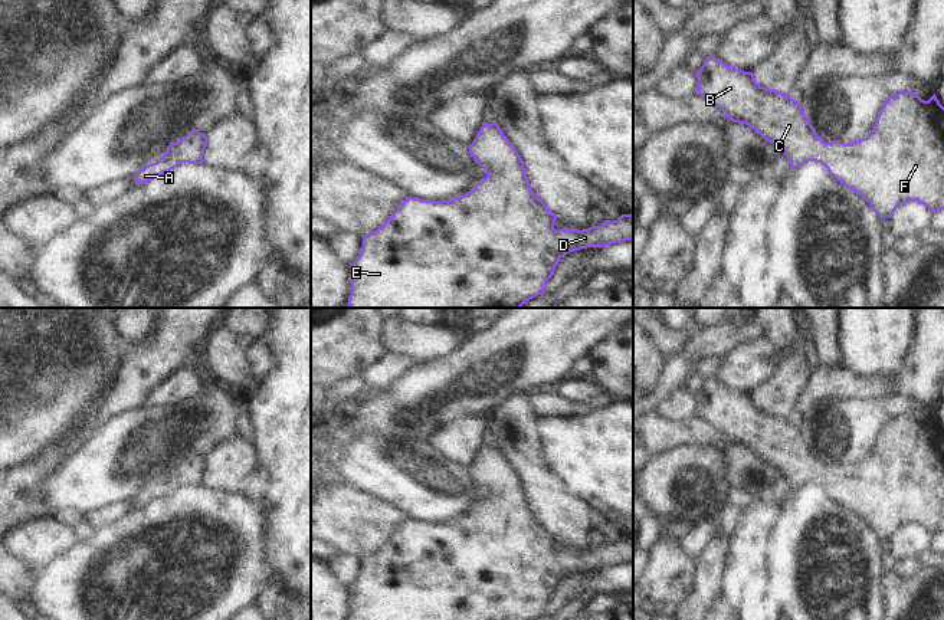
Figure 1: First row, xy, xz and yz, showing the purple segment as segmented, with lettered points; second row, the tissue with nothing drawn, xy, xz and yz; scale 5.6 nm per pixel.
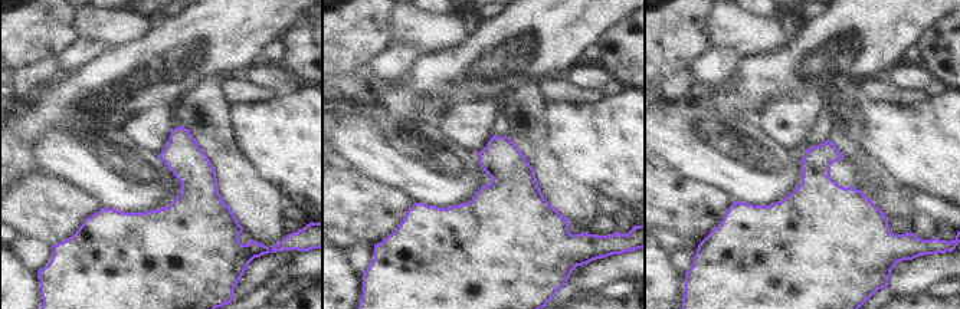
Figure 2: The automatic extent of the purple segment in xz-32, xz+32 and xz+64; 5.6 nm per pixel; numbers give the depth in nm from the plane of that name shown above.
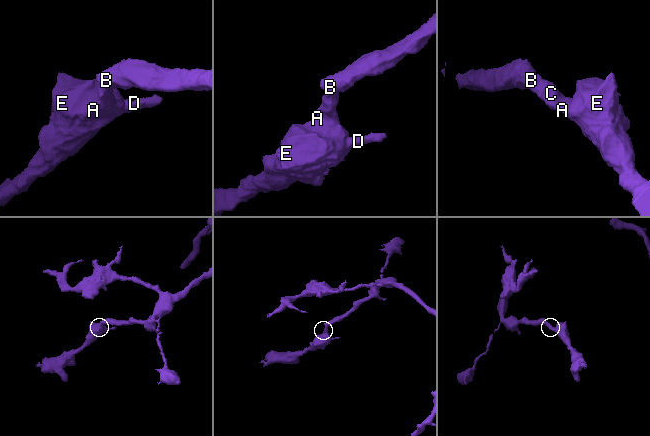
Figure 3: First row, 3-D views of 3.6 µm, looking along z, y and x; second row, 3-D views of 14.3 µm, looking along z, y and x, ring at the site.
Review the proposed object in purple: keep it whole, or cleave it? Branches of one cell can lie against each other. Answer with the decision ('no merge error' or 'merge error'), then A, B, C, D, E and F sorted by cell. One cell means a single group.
no merge error; groups A B C D E F

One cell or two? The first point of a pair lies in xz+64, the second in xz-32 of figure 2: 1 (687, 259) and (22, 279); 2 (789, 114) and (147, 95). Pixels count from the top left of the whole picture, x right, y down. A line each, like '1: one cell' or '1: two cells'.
1: two cells
2: two cells

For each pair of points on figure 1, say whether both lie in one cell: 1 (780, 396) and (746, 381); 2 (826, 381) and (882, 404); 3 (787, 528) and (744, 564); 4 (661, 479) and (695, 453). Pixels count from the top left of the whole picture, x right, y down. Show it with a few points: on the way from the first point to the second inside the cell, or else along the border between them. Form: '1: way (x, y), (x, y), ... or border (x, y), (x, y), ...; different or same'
1: border (777, 357), (774, 371), (751, 393); different
2: border (888, 393), (865, 399), (833, 399); different
3: border (780, 511), (767, 548), (767, 573), (770, 577); different
4: way (669, 479), (687, 462); same

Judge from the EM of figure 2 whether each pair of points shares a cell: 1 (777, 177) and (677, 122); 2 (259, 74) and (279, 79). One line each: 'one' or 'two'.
1: one
2: one

